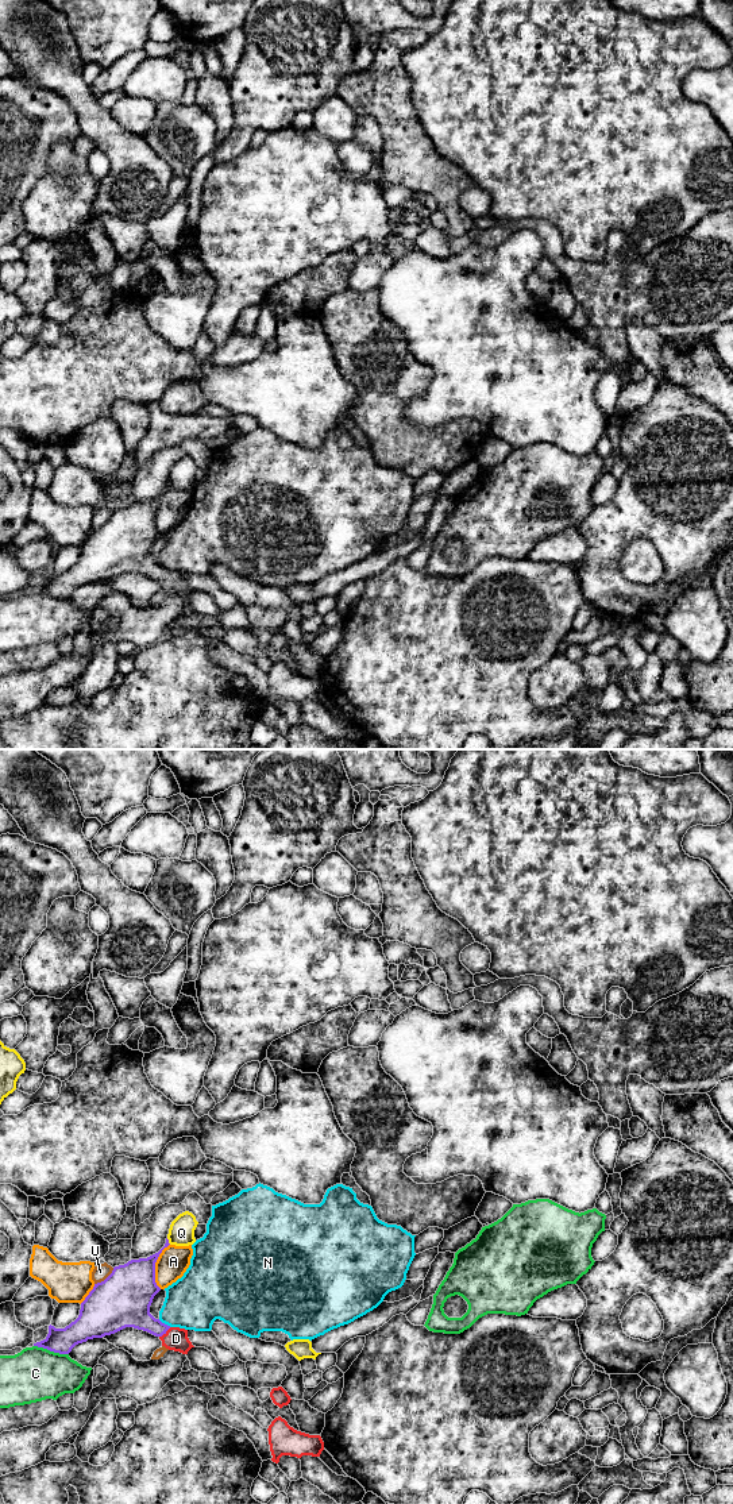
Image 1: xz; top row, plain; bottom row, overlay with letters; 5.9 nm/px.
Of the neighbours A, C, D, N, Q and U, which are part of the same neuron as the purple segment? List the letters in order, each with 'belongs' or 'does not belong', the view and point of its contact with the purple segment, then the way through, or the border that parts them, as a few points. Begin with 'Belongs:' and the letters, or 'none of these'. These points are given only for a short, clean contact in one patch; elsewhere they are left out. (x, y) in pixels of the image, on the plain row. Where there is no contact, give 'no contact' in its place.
Belongs: D
A: does not belong; contact xz (154, 511)
C: does not belong; contact xz (51, 594); border xz (34, 589), (68, 598)
D: belongs; contact xz (165, 575); way xz (131, 551), (146, 566), (165, 575), (176, 582)
N: does not belong; contact xz (164, 567)
Q: does not belong; contact xz (168, 485)
U: does not belong; contact xz (105, 523)

